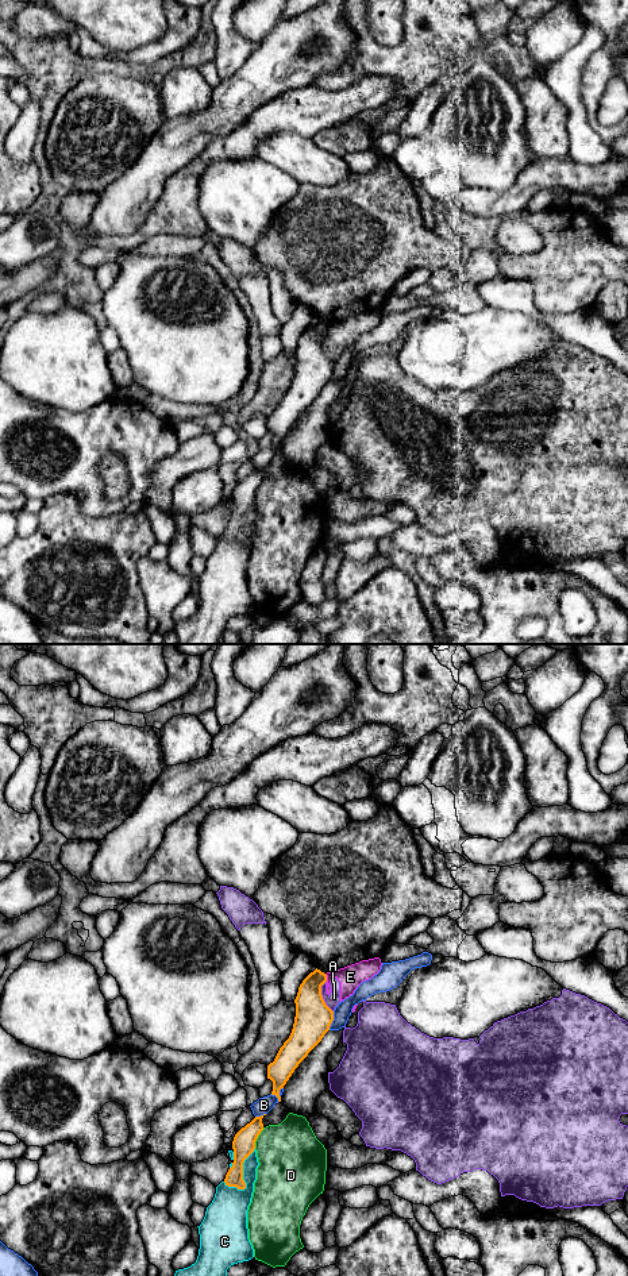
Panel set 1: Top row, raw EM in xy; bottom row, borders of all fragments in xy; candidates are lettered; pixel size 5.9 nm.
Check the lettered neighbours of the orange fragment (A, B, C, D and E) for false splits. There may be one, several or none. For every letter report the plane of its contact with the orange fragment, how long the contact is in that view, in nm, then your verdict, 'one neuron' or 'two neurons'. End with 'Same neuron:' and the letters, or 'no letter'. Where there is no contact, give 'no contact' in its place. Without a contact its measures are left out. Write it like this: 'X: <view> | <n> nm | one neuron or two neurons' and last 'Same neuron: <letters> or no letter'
A: xy | 200 nm | two neurons
B: xy | 90 nm | two neurons
C: xy | 280 nm | two neurons
D: xy | 140 nm | two neurons
E: xy | 50 nm | two neurons
Same neuron: no letter

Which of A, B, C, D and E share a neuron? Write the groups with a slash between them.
A E / B / C / D

